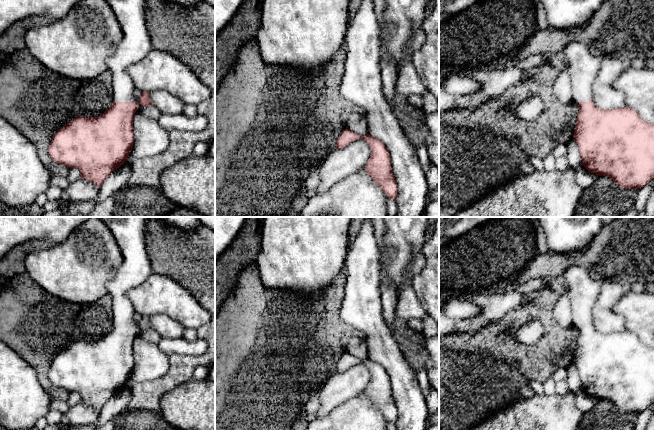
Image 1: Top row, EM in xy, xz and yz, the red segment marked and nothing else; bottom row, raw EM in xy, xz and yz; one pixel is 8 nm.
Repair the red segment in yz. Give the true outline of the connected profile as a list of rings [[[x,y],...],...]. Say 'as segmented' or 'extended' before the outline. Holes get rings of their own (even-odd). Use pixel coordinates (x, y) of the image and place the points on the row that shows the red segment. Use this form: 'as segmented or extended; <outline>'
extended; [[[582,41],[570,42],[563,52],[568,62],[572,100],[579,107],[573,138],[578,145],[583,166],[591,173],[611,178],[619,187],[643,188],[654,177],[654,124],[643,120],[629,106],[599,109],[592,100],[592,84],[602,58],[595,56],[588,44]]]

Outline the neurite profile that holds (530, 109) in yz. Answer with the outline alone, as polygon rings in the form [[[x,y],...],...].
[[[532,96],[524,101],[521,101],[512,108],[515,117],[525,121],[536,120],[544,110],[544,103],[541,97]]]

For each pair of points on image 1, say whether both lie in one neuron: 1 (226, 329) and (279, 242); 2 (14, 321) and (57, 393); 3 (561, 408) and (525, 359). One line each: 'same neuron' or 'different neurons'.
1: different neurons
2: same neuron
3: different neurons

